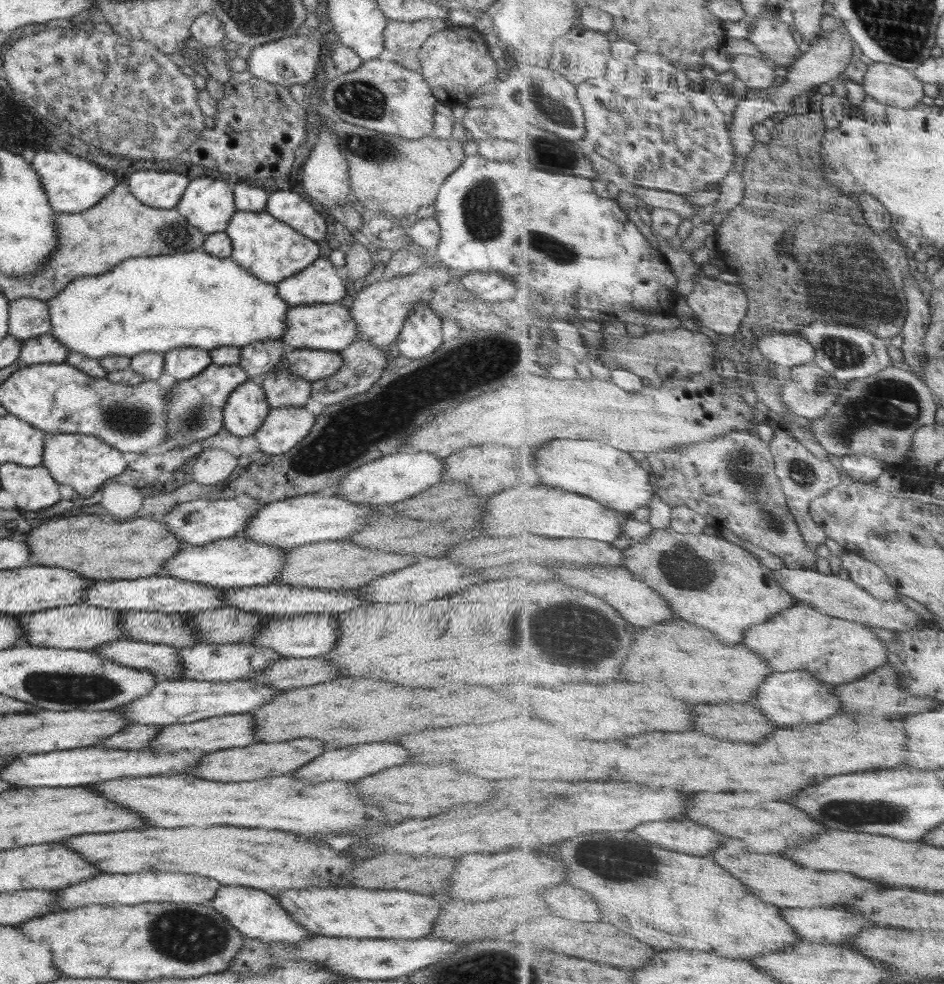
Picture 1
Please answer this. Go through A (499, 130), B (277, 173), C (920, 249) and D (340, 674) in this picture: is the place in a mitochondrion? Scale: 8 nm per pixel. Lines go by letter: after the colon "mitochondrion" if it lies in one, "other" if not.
A: other
B: other
C: other
D: other

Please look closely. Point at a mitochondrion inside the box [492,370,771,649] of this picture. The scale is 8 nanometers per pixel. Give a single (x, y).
(687, 569)

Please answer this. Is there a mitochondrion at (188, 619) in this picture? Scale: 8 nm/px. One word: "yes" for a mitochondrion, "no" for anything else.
no

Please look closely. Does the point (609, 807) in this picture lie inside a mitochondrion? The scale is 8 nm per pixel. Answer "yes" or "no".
no

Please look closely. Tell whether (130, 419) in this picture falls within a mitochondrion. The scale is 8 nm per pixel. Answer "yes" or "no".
yes

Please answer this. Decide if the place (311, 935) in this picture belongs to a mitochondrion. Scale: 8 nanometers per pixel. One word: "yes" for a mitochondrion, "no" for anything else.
no

